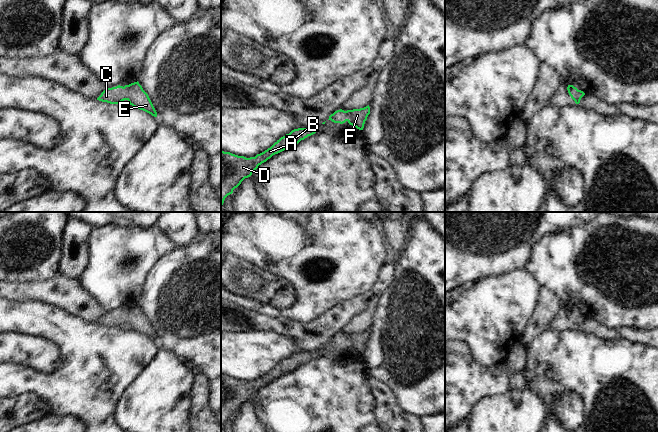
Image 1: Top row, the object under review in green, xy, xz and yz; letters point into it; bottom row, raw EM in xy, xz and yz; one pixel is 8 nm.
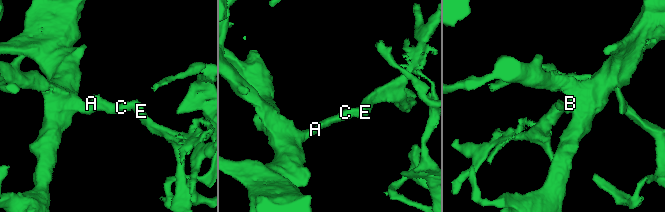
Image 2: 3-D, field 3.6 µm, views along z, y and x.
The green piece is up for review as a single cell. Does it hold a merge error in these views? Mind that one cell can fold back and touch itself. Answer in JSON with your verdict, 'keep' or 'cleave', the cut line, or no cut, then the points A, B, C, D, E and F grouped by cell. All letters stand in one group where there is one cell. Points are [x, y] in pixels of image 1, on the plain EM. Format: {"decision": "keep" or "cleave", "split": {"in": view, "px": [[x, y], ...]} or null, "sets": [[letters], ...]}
{"decision": "keep", "split": null, "sets": [["A", "B", "C", "D", "E", "F"]]}

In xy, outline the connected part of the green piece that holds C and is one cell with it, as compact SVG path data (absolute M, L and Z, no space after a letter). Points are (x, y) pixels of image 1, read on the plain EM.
M138 305L125 309L124 311L118 309L116 311L106 312L97 324L110 328L119 328L127 324L133 331L157 341L157 336L148 318L143 314Z

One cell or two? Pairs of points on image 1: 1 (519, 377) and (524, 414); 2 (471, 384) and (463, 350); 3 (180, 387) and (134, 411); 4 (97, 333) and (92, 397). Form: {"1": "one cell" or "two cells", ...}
{"1": "two cells", "2": "two cells", "3": "one cell", "4": "one cell"}

